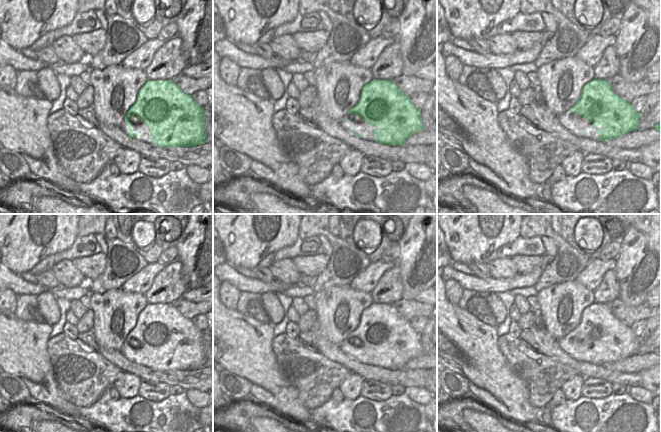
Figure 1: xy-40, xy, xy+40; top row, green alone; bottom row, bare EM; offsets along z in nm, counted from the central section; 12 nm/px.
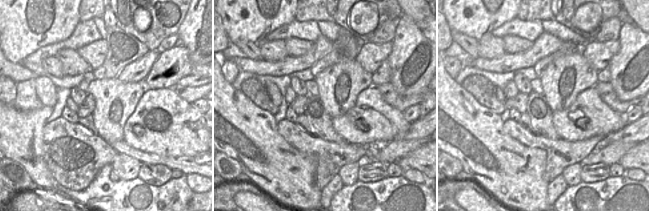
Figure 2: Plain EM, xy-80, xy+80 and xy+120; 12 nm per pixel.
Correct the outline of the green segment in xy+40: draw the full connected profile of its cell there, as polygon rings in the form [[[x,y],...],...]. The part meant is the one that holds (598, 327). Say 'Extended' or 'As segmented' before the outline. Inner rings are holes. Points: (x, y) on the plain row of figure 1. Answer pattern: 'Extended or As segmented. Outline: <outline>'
Extended. Outline: [[[595,302],[583,310],[577,327],[557,341],[561,349],[574,359],[607,366],[636,355],[640,338],[632,332],[630,326],[612,315],[607,304]]]

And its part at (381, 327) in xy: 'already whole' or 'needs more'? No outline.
needs more

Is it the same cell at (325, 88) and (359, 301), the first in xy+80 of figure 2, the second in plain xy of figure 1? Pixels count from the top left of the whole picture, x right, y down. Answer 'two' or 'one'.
one

